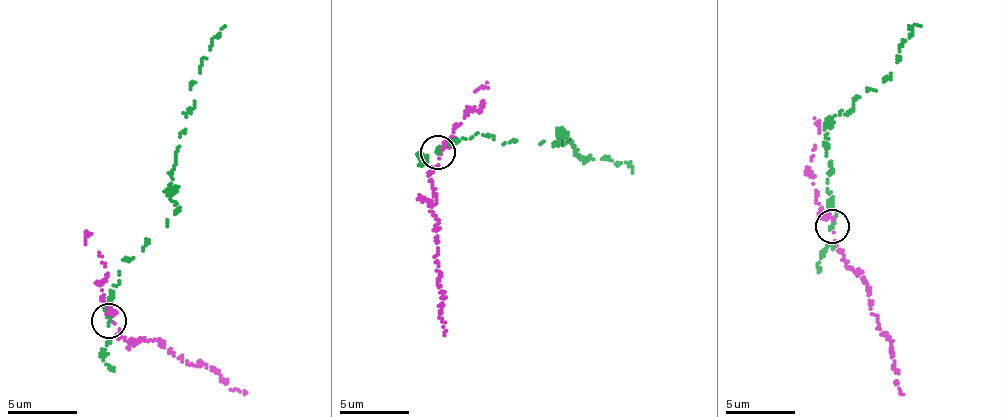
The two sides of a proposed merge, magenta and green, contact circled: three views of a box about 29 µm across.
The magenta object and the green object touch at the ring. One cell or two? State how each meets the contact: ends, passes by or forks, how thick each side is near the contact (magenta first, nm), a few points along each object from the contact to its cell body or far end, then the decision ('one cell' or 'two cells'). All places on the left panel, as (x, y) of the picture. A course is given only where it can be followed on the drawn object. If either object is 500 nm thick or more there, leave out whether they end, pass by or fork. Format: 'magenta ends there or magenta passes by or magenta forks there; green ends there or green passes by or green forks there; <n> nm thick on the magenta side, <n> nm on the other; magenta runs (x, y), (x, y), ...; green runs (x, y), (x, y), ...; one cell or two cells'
magenta passes by; green ends there; 160 nm thick on the magenta side, 150 nm on the other; magenta runs (110, 321), (119, 329), (118, 336), (150, 340), (246, 393); green runs (110, 321), (104, 307), (122, 259), (143, 250), (177, 208), (170, 174), (194, 104), (190, 89), (225, 26); two cells

